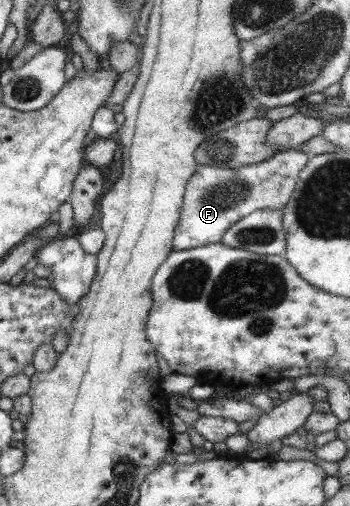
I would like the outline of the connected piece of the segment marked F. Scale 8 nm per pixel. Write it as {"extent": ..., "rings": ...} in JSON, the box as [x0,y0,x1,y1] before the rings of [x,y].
{"extent":[173,148,309,250],"rings":[[[296,148],[277,151],[272,158],[264,159],[264,162],[247,164],[236,168],[197,164],[194,174],[192,174],[188,184],[185,186],[183,205],[178,225],[176,225],[173,248],[176,250],[188,250],[192,247],[220,243],[222,237],[231,226],[251,212],[258,209],[283,210],[290,198],[292,198],[299,174],[304,170],[309,159],[307,154]]]}

